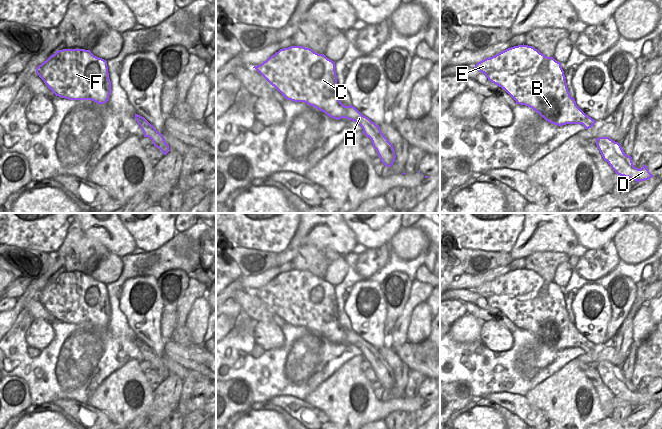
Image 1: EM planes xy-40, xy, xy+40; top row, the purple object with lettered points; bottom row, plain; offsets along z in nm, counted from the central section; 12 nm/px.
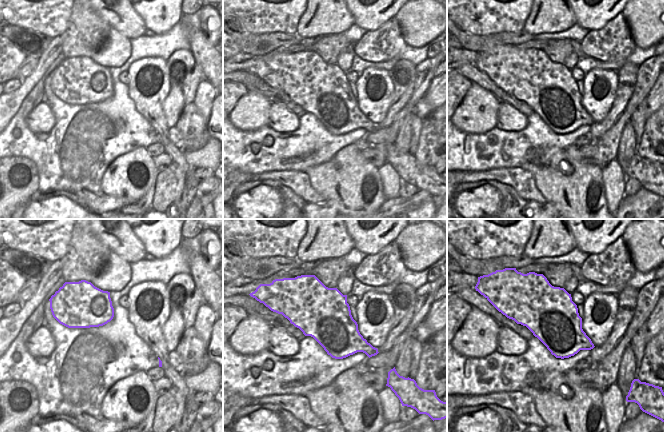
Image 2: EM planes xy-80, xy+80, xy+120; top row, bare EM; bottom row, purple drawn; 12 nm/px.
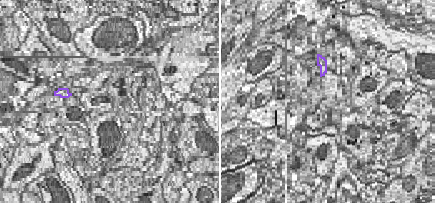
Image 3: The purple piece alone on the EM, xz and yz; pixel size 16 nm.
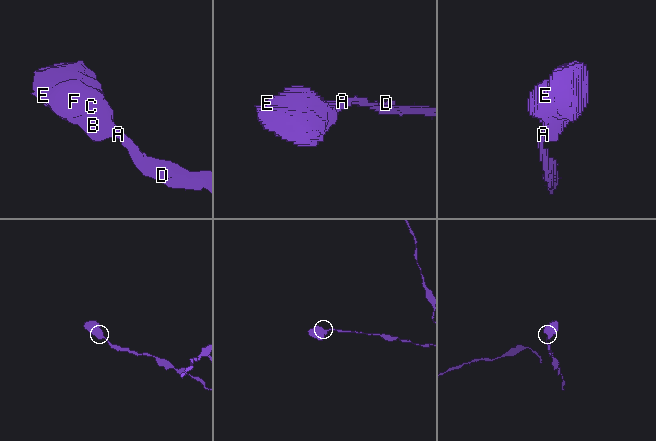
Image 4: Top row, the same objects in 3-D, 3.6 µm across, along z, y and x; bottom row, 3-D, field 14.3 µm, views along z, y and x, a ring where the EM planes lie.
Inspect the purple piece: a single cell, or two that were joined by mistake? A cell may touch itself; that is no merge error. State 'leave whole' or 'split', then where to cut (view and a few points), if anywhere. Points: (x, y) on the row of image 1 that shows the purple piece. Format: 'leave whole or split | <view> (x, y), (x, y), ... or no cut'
leave whole | no cut

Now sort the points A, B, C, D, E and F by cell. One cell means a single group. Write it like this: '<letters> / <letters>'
A B C D E F

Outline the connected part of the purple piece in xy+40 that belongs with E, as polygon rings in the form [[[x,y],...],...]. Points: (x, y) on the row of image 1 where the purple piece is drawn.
[[[523,44],[508,48],[478,62],[475,68],[484,73],[489,81],[504,89],[516,104],[532,108],[554,125],[582,124],[585,129],[589,129],[596,123],[570,96],[561,63],[553,57],[545,56],[532,46]]]

